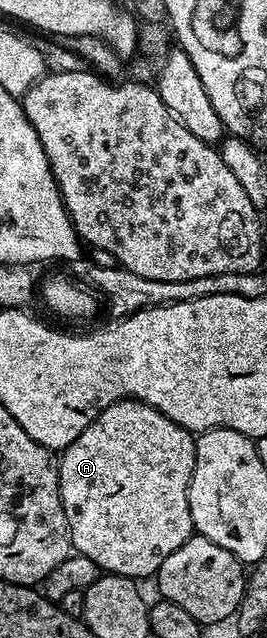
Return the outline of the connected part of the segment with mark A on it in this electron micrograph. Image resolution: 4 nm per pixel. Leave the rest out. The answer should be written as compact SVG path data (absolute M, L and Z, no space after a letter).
M123 400L104 408L104 412L95 416L92 424L88 428L84 428L84 432L80 432L80 436L76 436L76 440L72 440L72 444L61 451L56 465L58 467L58 491L62 497L64 516L68 520L71 547L77 553L88 556L90 560L95 561L103 573L143 580L142 578L153 579L158 573L160 564L164 564L164 560L168 560L168 556L172 556L172 552L176 552L176 548L180 548L180 544L187 542L195 533L192 512L190 511L190 481L196 460L196 452L194 451L196 438L191 431L181 426L174 418L169 418L167 414L157 410L155 406L151 406L149 401L138 401Z

